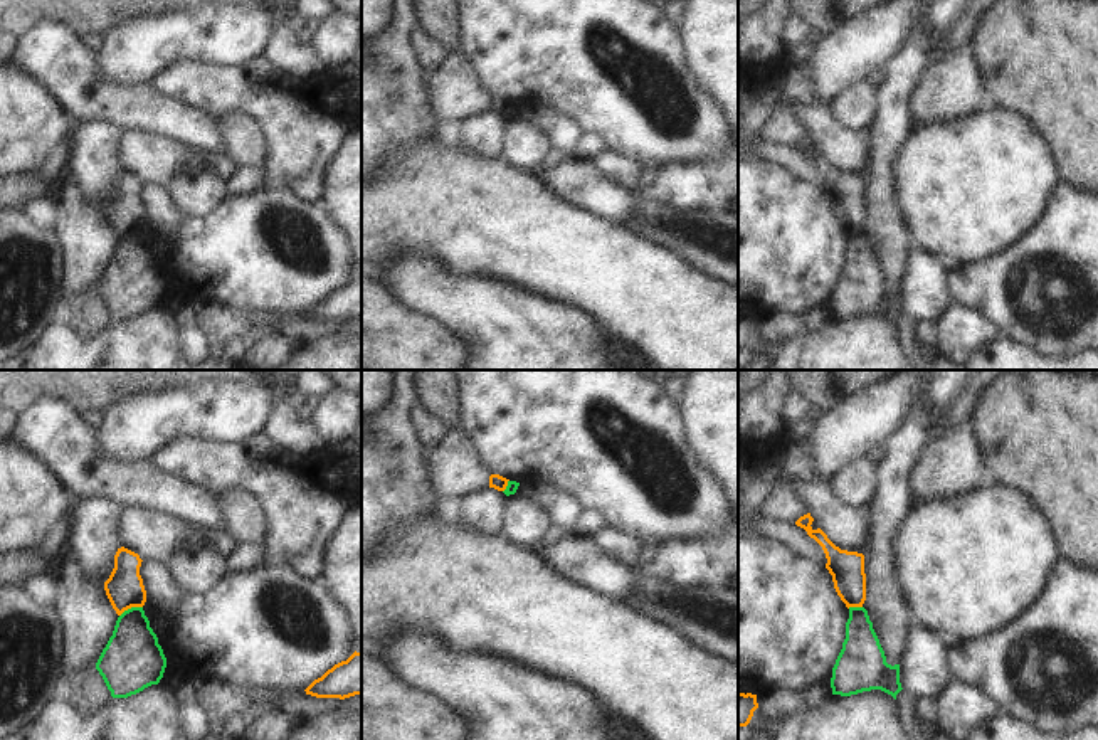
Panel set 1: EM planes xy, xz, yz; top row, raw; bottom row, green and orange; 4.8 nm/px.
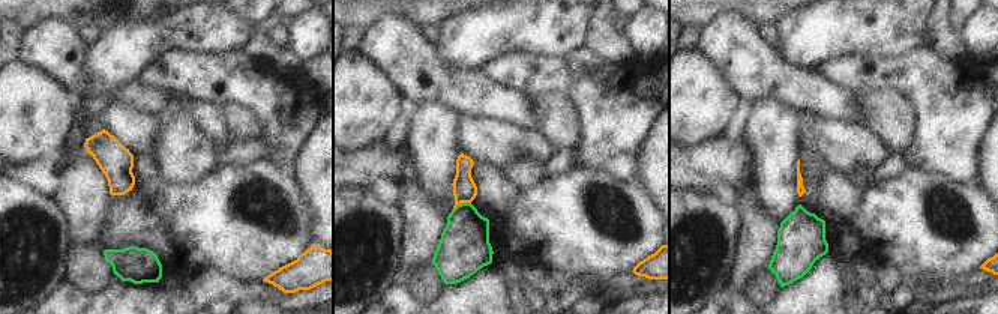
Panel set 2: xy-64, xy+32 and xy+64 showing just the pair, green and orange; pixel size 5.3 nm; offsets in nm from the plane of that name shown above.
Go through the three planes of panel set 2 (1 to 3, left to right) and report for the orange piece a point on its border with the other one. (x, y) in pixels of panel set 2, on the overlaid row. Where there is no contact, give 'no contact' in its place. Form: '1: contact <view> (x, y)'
1: no contact
2: contact xy+32 (461, 203)
3: no contact

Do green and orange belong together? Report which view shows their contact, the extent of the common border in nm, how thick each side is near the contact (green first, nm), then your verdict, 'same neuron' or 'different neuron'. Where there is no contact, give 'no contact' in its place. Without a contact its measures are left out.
xy | 120 nm | 280/180 nm | different neuron

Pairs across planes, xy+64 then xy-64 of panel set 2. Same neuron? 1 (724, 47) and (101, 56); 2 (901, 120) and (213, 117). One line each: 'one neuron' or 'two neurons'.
1: two neurons
2: two neurons

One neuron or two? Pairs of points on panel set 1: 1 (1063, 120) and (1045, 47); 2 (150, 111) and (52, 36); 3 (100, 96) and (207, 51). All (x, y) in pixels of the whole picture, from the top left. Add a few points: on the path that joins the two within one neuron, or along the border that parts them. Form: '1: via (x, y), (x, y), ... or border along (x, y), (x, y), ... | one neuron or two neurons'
1: via (1063, 101), (1063, 66) | one neuron
2: via (118, 105), (86, 101), (64, 68) | one neuron
3: border along (93, 63), (98, 74), (111, 84), (147, 83) | two neurons

